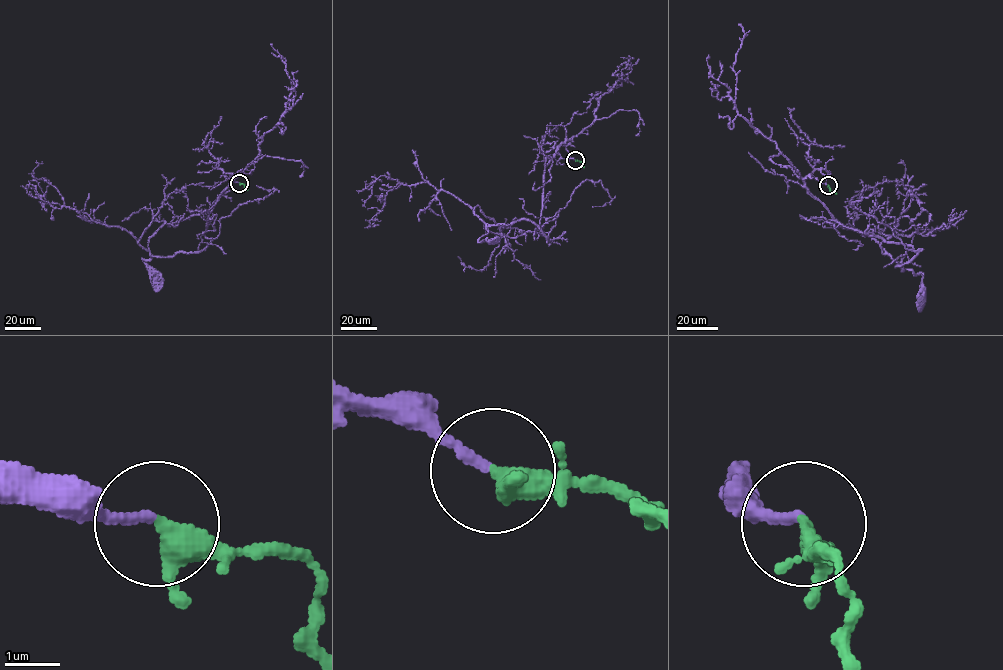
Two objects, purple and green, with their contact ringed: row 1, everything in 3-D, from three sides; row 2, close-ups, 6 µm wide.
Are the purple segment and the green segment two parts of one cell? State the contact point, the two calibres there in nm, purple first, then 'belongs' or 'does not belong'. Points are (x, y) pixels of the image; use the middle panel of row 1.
place (575, 160); calibres 170 and 320 nm; belongs

